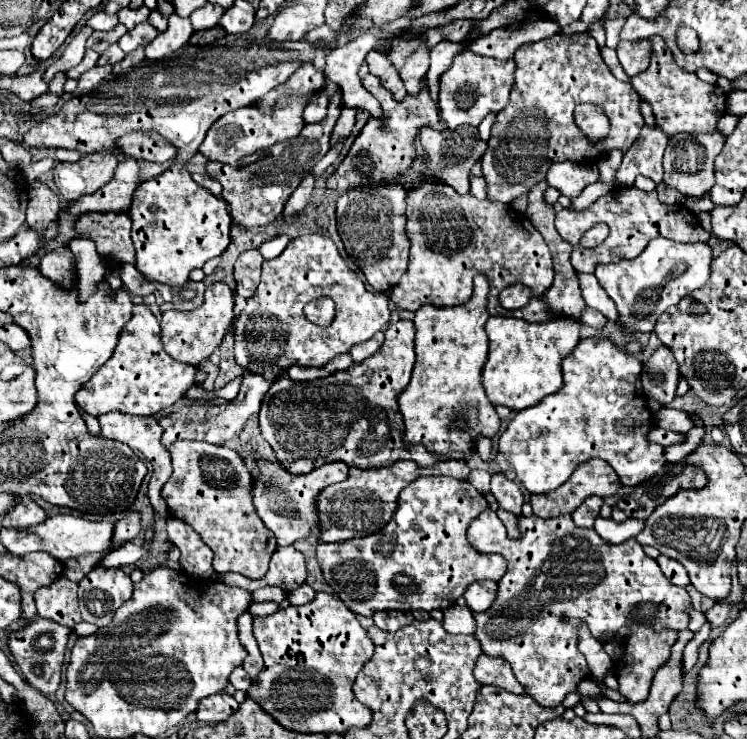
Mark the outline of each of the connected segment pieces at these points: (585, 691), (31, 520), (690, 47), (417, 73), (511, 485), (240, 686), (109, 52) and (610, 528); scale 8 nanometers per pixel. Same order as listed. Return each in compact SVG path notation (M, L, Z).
M582 679L582 681L578 683L576 691L578 691L582 697L596 697L596 695L600 695L600 689L598 689L598 687L594 685L594 681L590 681L590 679Z
M22 497L16 507L12 509L12 513L8 511L2 525L4 527L14 527L14 529L26 529L32 525L40 525L46 521L46 513L42 511L42 507L32 501L30 497Z
M680 29L678 43L680 43L680 49L684 49L684 53L694 53L698 49L698 37L696 33L692 33L692 29Z
M420 47L416 49L416 53L412 53L404 65L404 69L400 69L400 77L408 89L408 93L418 93L420 89L420 81L424 79L426 71L428 71L430 59L428 59L428 49Z
M494 473L492 475L492 489L490 493L496 497L498 505L514 515L520 515L520 509L522 509L522 503L524 503L524 497L520 493L520 487L516 481L508 481L504 475L500 473Z
M236 667L236 669L232 671L232 675L230 675L230 683L234 685L234 689L238 689L238 691L242 691L242 693L246 693L246 691L250 689L250 685L252 685L248 673L246 673L242 667Z
M114 43L114 45L110 45L106 51L104 51L104 55L100 57L100 65L106 65L106 63L110 63L110 65L116 65L116 63L120 63L122 59L124 59L124 51Z
M598 517L594 529L606 543L622 543L630 537L636 537L640 533L640 529L644 529L644 521L626 519L624 523L616 523L614 519Z

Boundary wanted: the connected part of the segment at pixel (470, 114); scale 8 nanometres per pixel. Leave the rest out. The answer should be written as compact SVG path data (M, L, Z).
M472 51L456 53L450 69L444 71L440 77L440 93L438 93L440 115L446 121L448 129L456 129L458 125L464 123L478 127L488 113L502 111L510 101L514 71L516 71L514 59L500 61L500 59L476 55Z

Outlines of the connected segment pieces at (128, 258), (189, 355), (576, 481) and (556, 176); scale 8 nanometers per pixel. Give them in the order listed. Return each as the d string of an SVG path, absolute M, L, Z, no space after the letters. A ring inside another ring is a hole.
M90 213L78 217L74 225L76 239L88 239L96 245L100 257L112 255L114 263L136 265L136 253L130 239L132 219L126 213Z
M214 283L206 287L204 303L194 311L164 311L162 313L162 341L164 349L170 357L180 363L188 363L198 367L204 359L212 355L214 349L220 347L228 327L234 323L234 293L226 283Z
M584 461L582 465L578 465L578 469L572 473L572 477L564 485L560 485L560 489L554 489L548 493L538 493L538 495L534 493L534 495L530 495L530 503L532 503L534 515L538 515L542 519L552 519L552 517L571 514L586 497L597 495L606 498L616 495L618 489L622 489L622 483L606 461Z
M552 163L546 175L550 187L556 187L562 195L574 199L582 193L582 189L590 183L598 181L596 164L587 163Z

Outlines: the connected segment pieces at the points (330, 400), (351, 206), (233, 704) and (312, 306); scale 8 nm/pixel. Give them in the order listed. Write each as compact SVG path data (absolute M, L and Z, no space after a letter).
M396 321L386 329L384 345L362 363L352 363L348 371L332 373L330 377L316 381L292 381L282 377L274 381L260 405L260 433L270 443L276 459L292 475L310 473L328 461L346 461L348 465L368 469L368 467L388 467L400 459L410 459L420 467L430 467L442 459L428 451L424 445L404 443L404 423L398 411L398 395L406 389L410 381L410 369L414 365L414 323Z
M380 185L368 189L352 189L340 195L336 207L338 233L348 255L356 257L356 265L364 271L366 281L378 293L390 291L408 267L408 239L404 235L404 193L402 185Z
M216 693L200 701L196 717L206 723L222 723L238 711L238 701L228 693Z
M318 299L304 307L304 315L314 325L330 325L334 317L334 305L330 299Z

